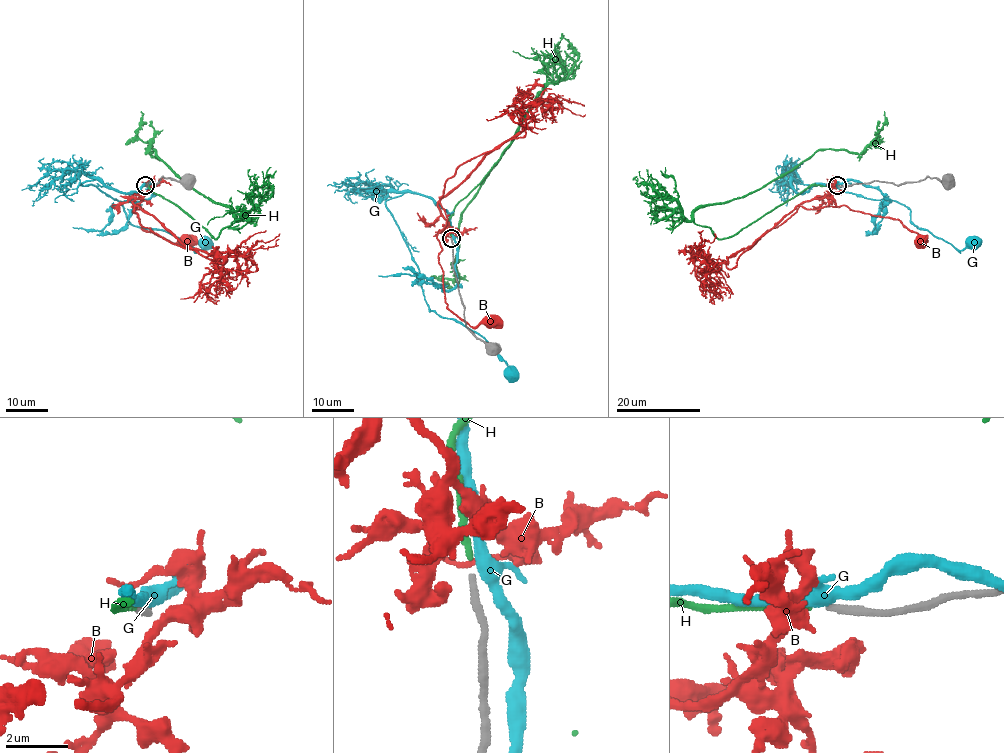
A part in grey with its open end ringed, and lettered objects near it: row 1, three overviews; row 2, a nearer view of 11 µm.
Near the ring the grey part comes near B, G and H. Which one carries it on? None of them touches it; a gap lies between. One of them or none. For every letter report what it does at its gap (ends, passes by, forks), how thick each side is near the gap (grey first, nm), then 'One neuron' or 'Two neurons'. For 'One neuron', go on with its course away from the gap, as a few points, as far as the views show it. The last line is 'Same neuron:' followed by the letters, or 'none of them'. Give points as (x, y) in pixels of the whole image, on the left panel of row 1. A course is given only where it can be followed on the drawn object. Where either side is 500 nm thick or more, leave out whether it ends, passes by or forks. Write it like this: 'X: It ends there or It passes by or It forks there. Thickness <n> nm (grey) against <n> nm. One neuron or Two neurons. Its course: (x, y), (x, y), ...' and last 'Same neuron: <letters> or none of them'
B: It ends there. Thickness 220 nm (grey) against 240 nm. Two neurons
G: It forks there. Thickness 220 nm (grey) against 360 nm. Two neurons
H: It ends there. Thickness 220 nm (grey) against 220 nm. One neuron. Its course: (145, 186), (214, 239), (234, 220), (229, 208), (204, 196), (151, 153), (150, 144), (138, 136), (141, 111)
Same neuron: H

